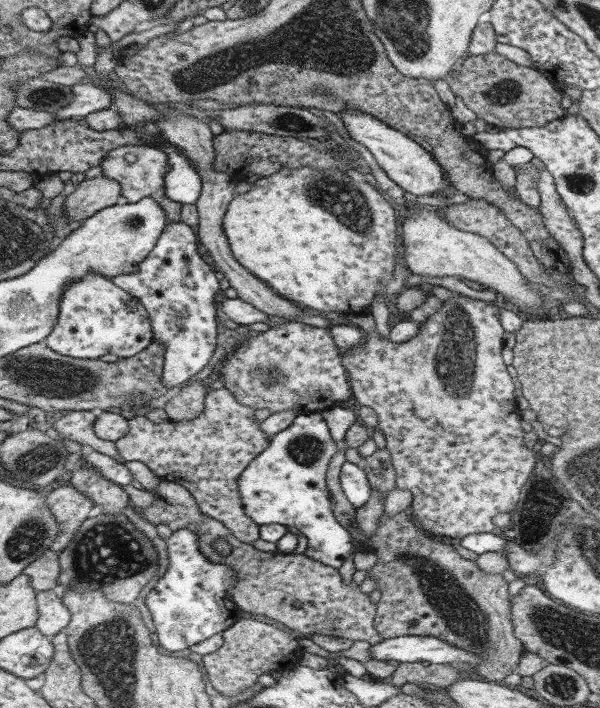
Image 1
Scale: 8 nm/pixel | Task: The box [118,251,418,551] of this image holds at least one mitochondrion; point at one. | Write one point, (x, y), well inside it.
(266, 377)

